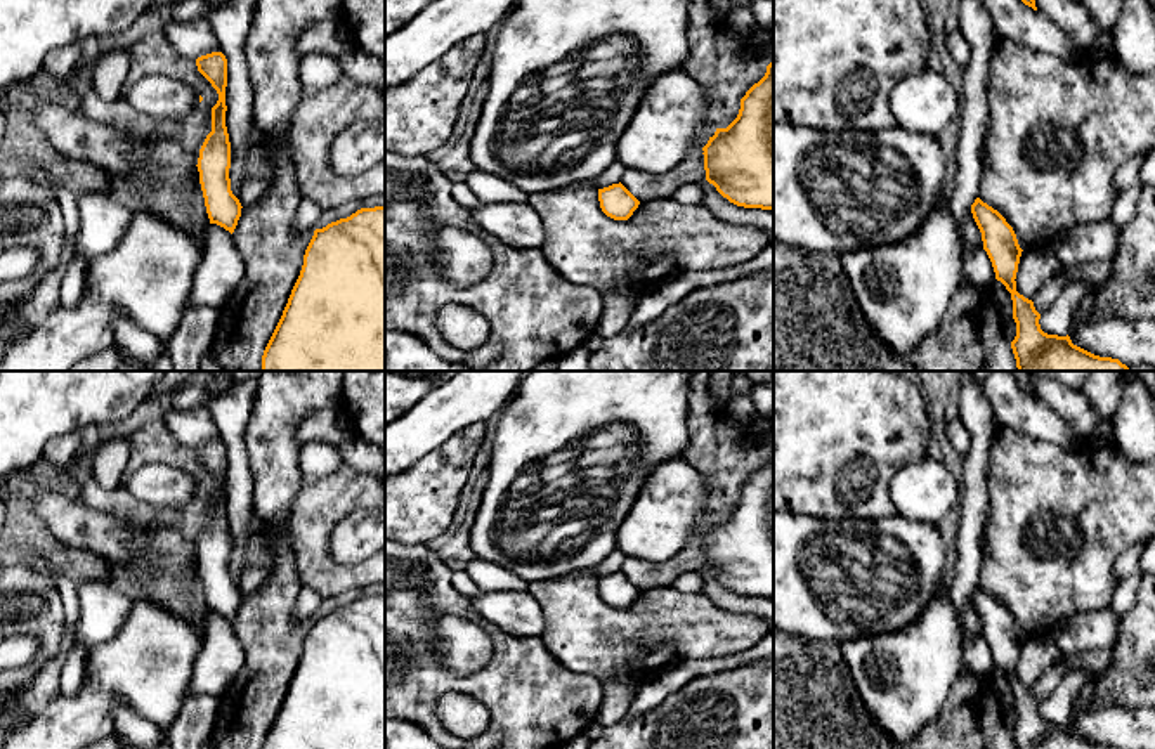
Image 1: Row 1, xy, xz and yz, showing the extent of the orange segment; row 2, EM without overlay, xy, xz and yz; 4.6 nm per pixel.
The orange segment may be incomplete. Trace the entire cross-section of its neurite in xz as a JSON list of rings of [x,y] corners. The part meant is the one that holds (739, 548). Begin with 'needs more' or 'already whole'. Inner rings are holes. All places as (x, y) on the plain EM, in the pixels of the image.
already whole; [[[773,449],[741,487],[737,506],[727,517],[716,517],[702,539],[706,569],[723,586],[744,596],[773,598]]]

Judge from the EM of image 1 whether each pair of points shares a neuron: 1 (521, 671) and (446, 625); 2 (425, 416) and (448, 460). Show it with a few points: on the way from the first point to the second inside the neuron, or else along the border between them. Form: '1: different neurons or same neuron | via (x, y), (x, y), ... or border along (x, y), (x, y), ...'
1: different neurons | border along (465, 619), (484, 631), (491, 657), (458, 677)
2: different neurons | border along (476, 422), (458, 429), (406, 467)

